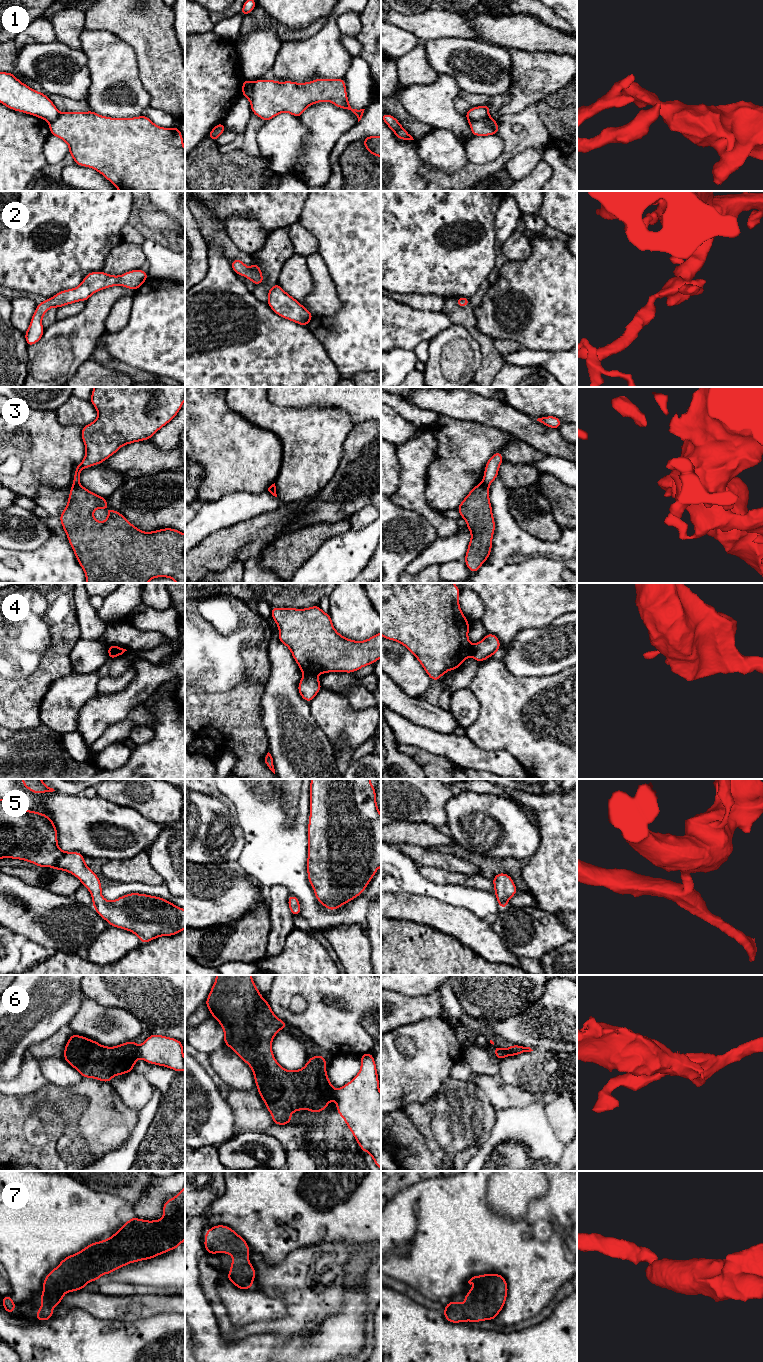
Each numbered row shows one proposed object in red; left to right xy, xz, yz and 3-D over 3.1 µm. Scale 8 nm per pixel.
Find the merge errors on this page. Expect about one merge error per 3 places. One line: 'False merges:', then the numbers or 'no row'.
False merges: 1, 3, 4, 6

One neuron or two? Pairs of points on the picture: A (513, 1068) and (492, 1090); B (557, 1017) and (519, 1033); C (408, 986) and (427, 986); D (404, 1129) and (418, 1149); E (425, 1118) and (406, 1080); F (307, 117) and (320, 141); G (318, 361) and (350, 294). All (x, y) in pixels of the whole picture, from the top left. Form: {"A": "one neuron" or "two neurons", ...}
{"A": "two neurons", "B": "one neuron", "C": "one neuron", "D": "one neuron", "E": "two neurons", "F": "one neuron", "G": "two neurons"}

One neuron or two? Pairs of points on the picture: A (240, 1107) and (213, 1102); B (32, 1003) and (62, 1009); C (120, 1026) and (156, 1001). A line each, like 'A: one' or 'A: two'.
A: two
B: one
C: two

